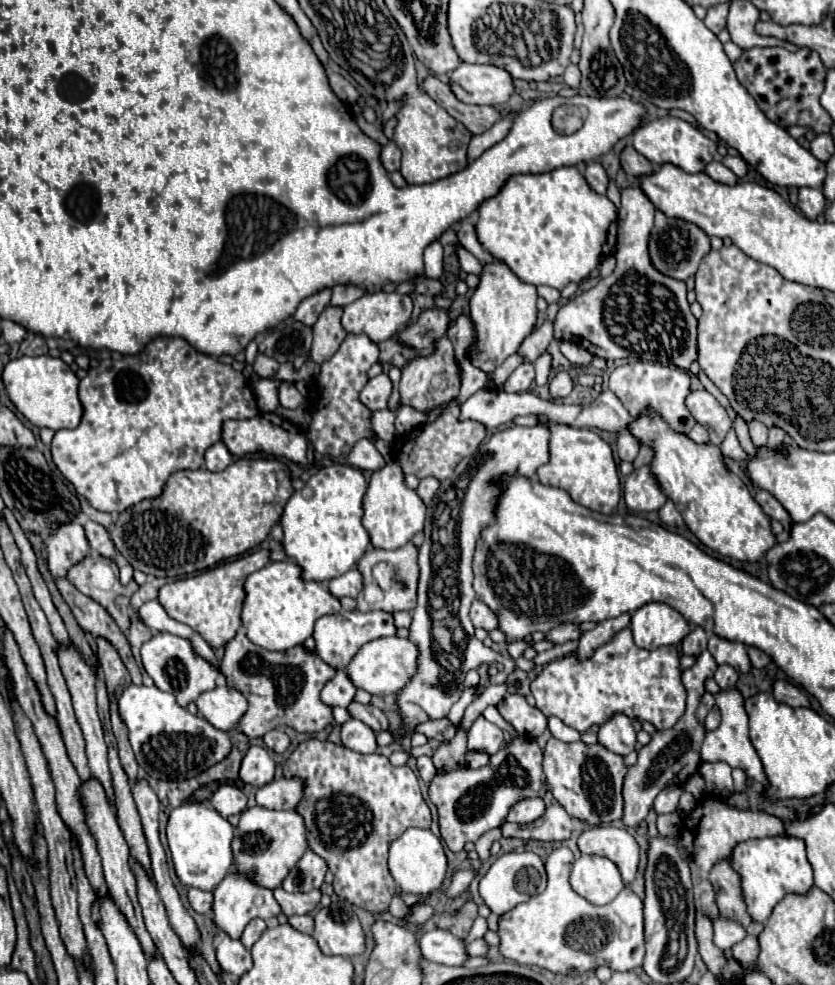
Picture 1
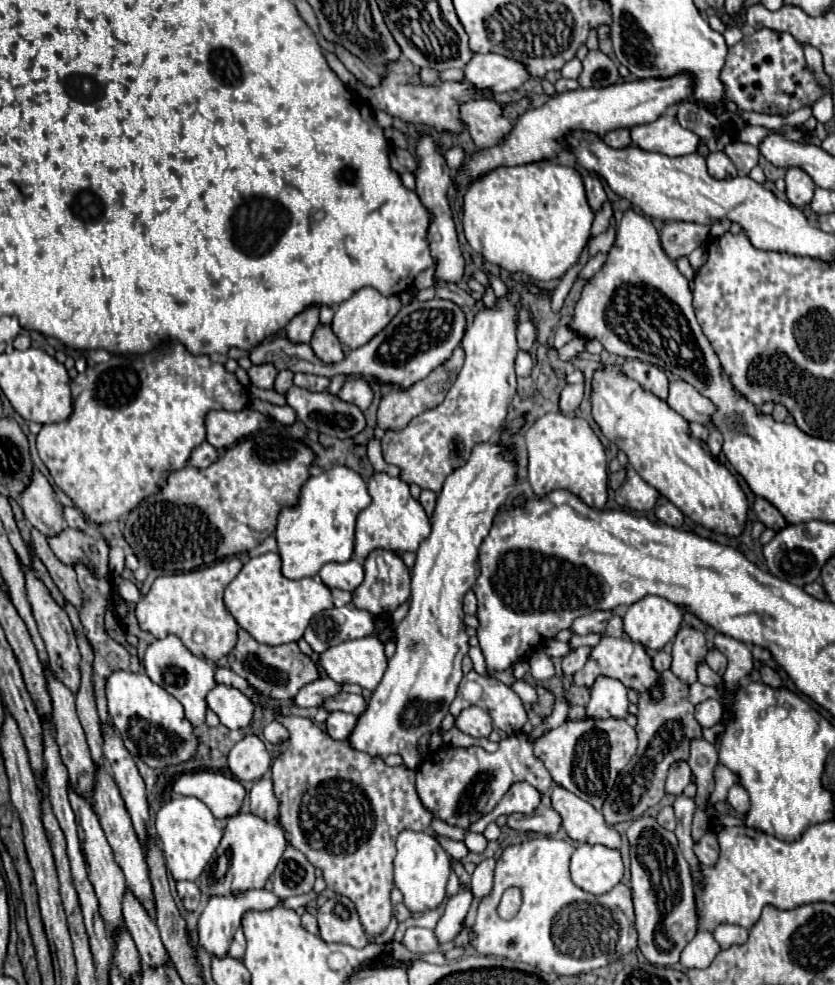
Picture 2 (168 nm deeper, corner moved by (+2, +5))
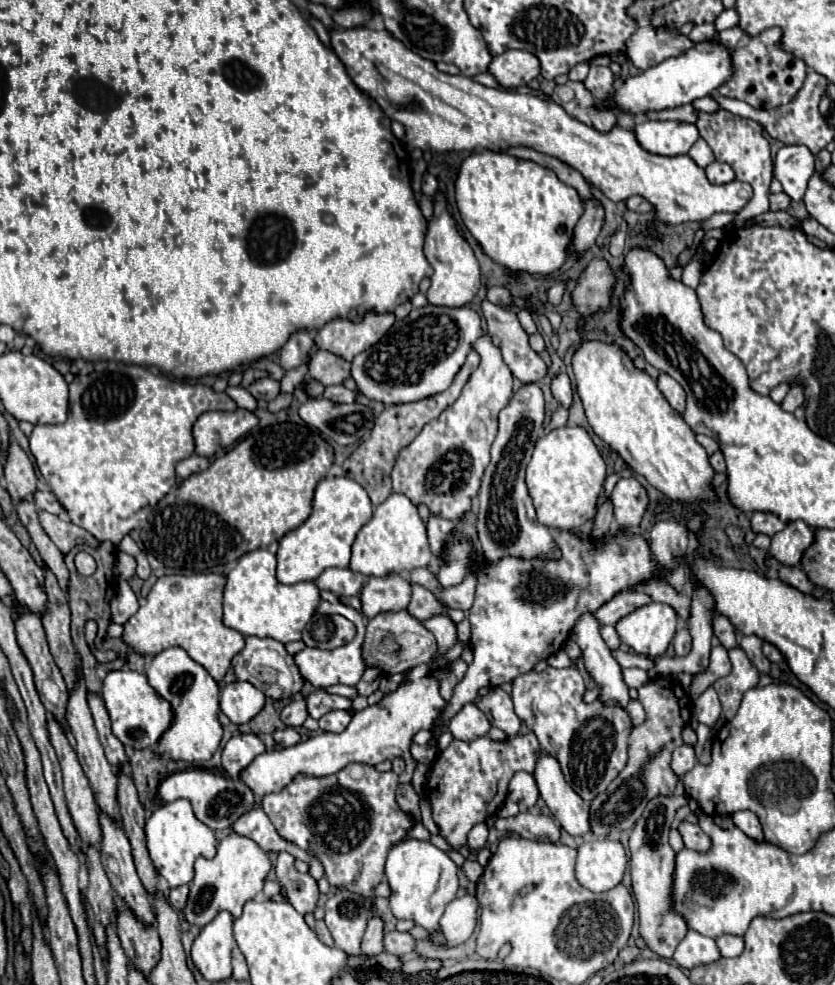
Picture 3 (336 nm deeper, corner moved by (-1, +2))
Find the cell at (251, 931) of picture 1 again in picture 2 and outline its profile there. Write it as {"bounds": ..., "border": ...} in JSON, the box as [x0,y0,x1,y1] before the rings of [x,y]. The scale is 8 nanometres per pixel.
{"bounds":[230,929,246,959],"border":[[[238,929],[236,931],[236,935],[234,935],[234,941],[232,941],[232,945],[230,945],[230,955],[232,957],[238,957],[238,959],[242,959],[244,957],[244,949],[246,949],[246,937],[244,937],[244,931],[242,929]]]}

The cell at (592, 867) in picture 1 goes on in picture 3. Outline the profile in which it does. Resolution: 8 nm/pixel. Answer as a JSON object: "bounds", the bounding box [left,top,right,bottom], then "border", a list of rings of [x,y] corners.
{"bounds":[575,838,627,892],"border":[[[593,838],[579,846],[575,876],[591,892],[607,892],[617,886],[627,868],[627,854],[621,842]]]}

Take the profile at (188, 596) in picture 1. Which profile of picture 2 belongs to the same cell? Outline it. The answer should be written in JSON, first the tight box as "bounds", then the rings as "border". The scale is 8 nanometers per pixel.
{"bounds":[136,557,242,661],"border":[[[226,557],[204,569],[158,577],[148,595],[144,595],[144,599],[136,605],[140,627],[152,633],[156,639],[174,633],[194,655],[218,661],[236,645],[238,637],[238,623],[224,605],[224,589],[230,585],[236,573],[240,573],[240,569],[242,561],[238,557]]]}

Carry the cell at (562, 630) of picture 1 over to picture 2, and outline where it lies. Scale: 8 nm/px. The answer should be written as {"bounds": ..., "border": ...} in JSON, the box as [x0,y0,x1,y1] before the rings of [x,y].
{"bounds":[570,611,610,635],"border":[[[596,611],[596,613],[588,613],[584,617],[578,617],[570,631],[576,635],[590,635],[590,633],[602,633],[606,629],[606,619],[610,613],[606,611]]]}

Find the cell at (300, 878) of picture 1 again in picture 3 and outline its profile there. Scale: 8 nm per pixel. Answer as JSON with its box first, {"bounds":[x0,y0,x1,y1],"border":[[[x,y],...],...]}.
{"bounds":[275,852,319,914],"border":[[[281,852],[275,864],[277,880],[287,888],[287,898],[299,914],[313,914],[319,898],[317,882],[309,874],[301,874],[293,866],[295,858],[289,852]]]}

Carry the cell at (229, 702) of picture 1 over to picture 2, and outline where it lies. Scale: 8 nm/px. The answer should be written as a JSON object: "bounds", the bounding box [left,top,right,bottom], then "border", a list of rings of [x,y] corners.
{"bounds":[206,685,254,729],"border":[[[216,685],[210,689],[206,703],[228,729],[244,729],[254,713],[254,703],[242,691],[228,685]]]}

